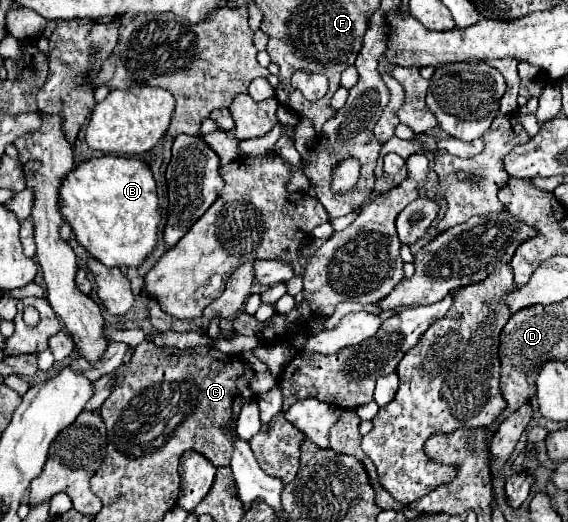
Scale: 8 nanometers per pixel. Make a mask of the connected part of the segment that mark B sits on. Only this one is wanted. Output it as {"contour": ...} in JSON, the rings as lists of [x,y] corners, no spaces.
{"contour":[[[101,156],[79,164],[75,170],[67,174],[67,178],[61,184],[59,204],[61,204],[61,214],[65,216],[67,224],[73,228],[77,242],[105,266],[137,268],[157,246],[159,224],[161,224],[157,184],[151,174],[151,168],[141,160],[127,156]]]}

